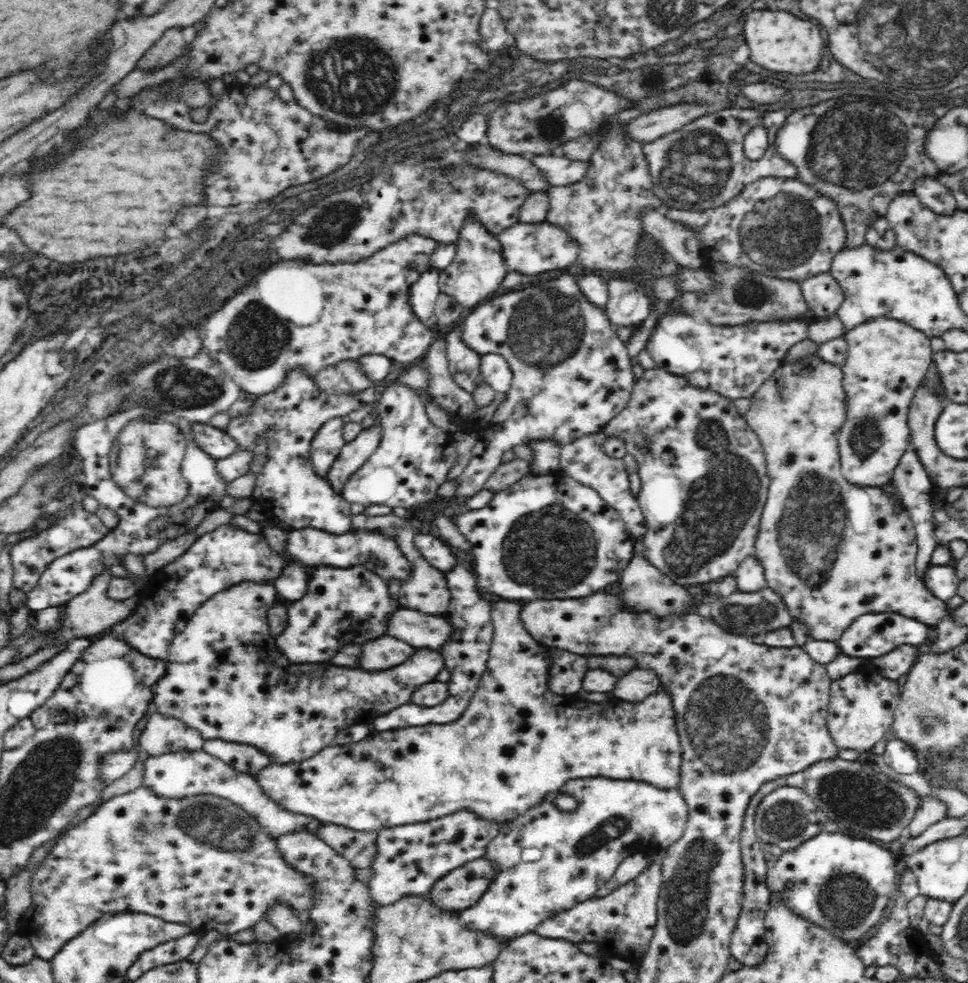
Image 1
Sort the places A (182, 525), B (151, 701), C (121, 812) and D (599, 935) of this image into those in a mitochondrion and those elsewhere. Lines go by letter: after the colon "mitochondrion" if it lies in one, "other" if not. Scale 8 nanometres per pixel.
A: other
B: other
C: other
D: other

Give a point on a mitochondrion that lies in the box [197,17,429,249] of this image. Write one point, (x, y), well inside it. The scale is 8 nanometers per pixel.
(363, 74)

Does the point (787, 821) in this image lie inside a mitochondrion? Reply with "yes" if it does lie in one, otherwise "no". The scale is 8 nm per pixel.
yes

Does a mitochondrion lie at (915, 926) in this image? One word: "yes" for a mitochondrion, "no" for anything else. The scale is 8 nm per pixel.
no

